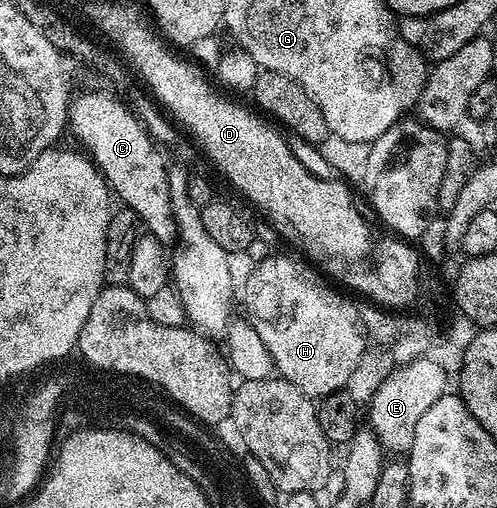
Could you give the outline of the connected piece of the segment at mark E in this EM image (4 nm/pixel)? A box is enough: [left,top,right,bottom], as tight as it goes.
[369,355,450,454]

